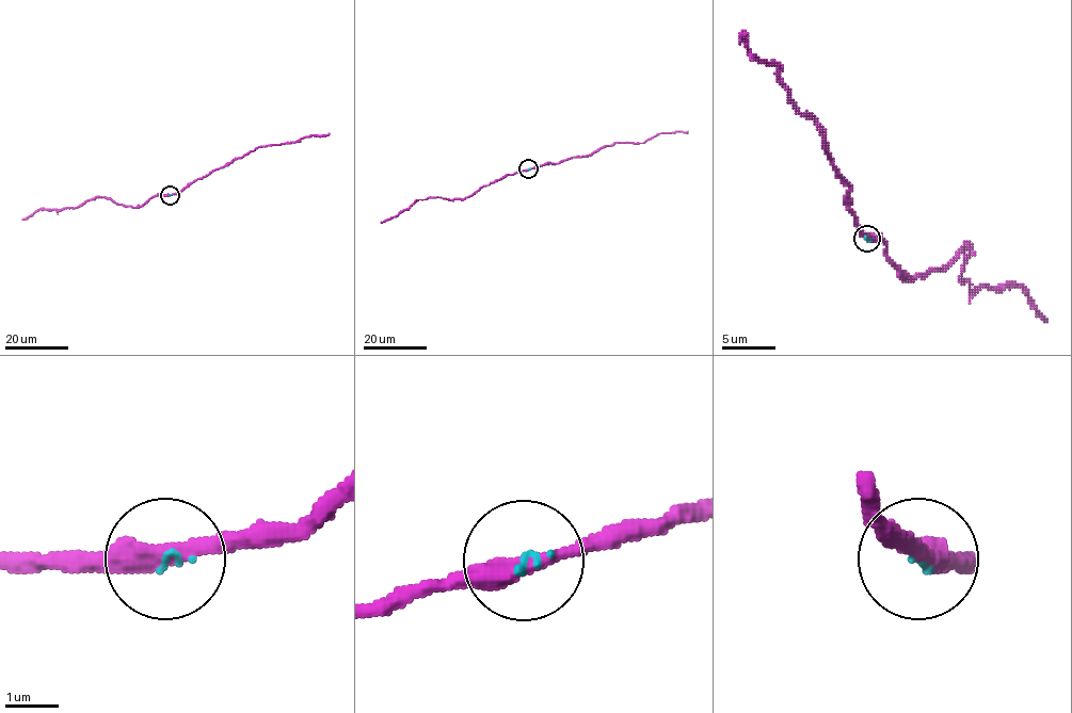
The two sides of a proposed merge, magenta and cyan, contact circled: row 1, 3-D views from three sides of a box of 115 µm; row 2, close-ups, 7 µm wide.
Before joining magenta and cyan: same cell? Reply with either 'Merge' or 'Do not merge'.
Merge

